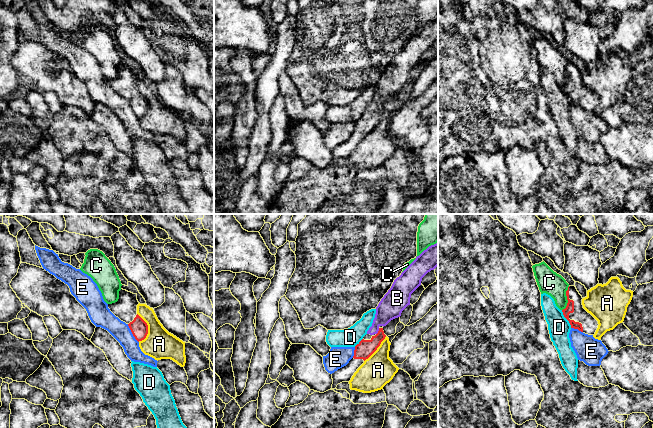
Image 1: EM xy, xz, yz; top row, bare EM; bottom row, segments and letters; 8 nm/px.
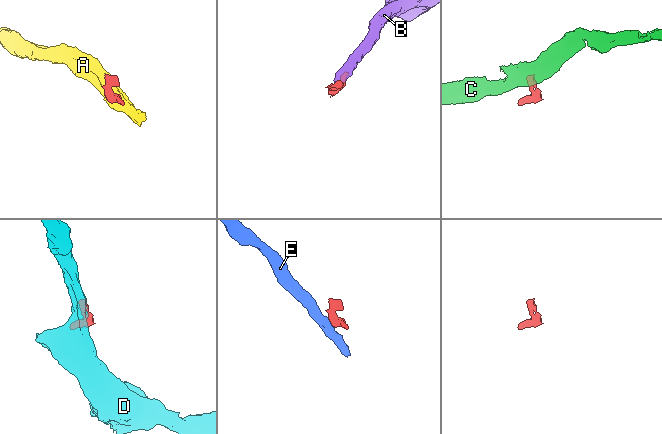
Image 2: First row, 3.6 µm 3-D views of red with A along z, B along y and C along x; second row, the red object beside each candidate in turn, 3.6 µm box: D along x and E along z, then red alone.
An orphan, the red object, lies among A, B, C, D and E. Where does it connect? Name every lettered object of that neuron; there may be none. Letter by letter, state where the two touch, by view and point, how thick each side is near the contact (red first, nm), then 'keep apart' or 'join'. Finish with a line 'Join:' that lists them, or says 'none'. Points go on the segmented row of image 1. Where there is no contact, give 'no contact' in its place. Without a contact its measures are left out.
A: xy (147, 327) | 140/240 nm | keep apart
B: xz (378, 331) | 140/190 nm | join
C: yz (567, 298) | 70/190 nm | keep apart
D: yz (566, 318) | 70/180 nm | keep apart
E: xy (132, 333) | 140/150 nm | keep apart
Join: B

